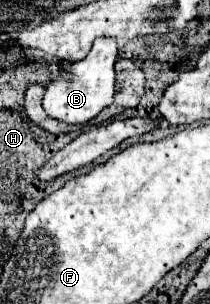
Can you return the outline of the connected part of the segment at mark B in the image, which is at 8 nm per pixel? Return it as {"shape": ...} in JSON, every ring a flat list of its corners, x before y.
{"shape":[[102,37,96,39,90,53,76,61,76,63,60,63,70,73,70,79,54,77,52,83,46,87,44,95,44,111,64,123,86,123,94,119,104,107,108,107,114,101,114,63,118,55,116,39]]}

